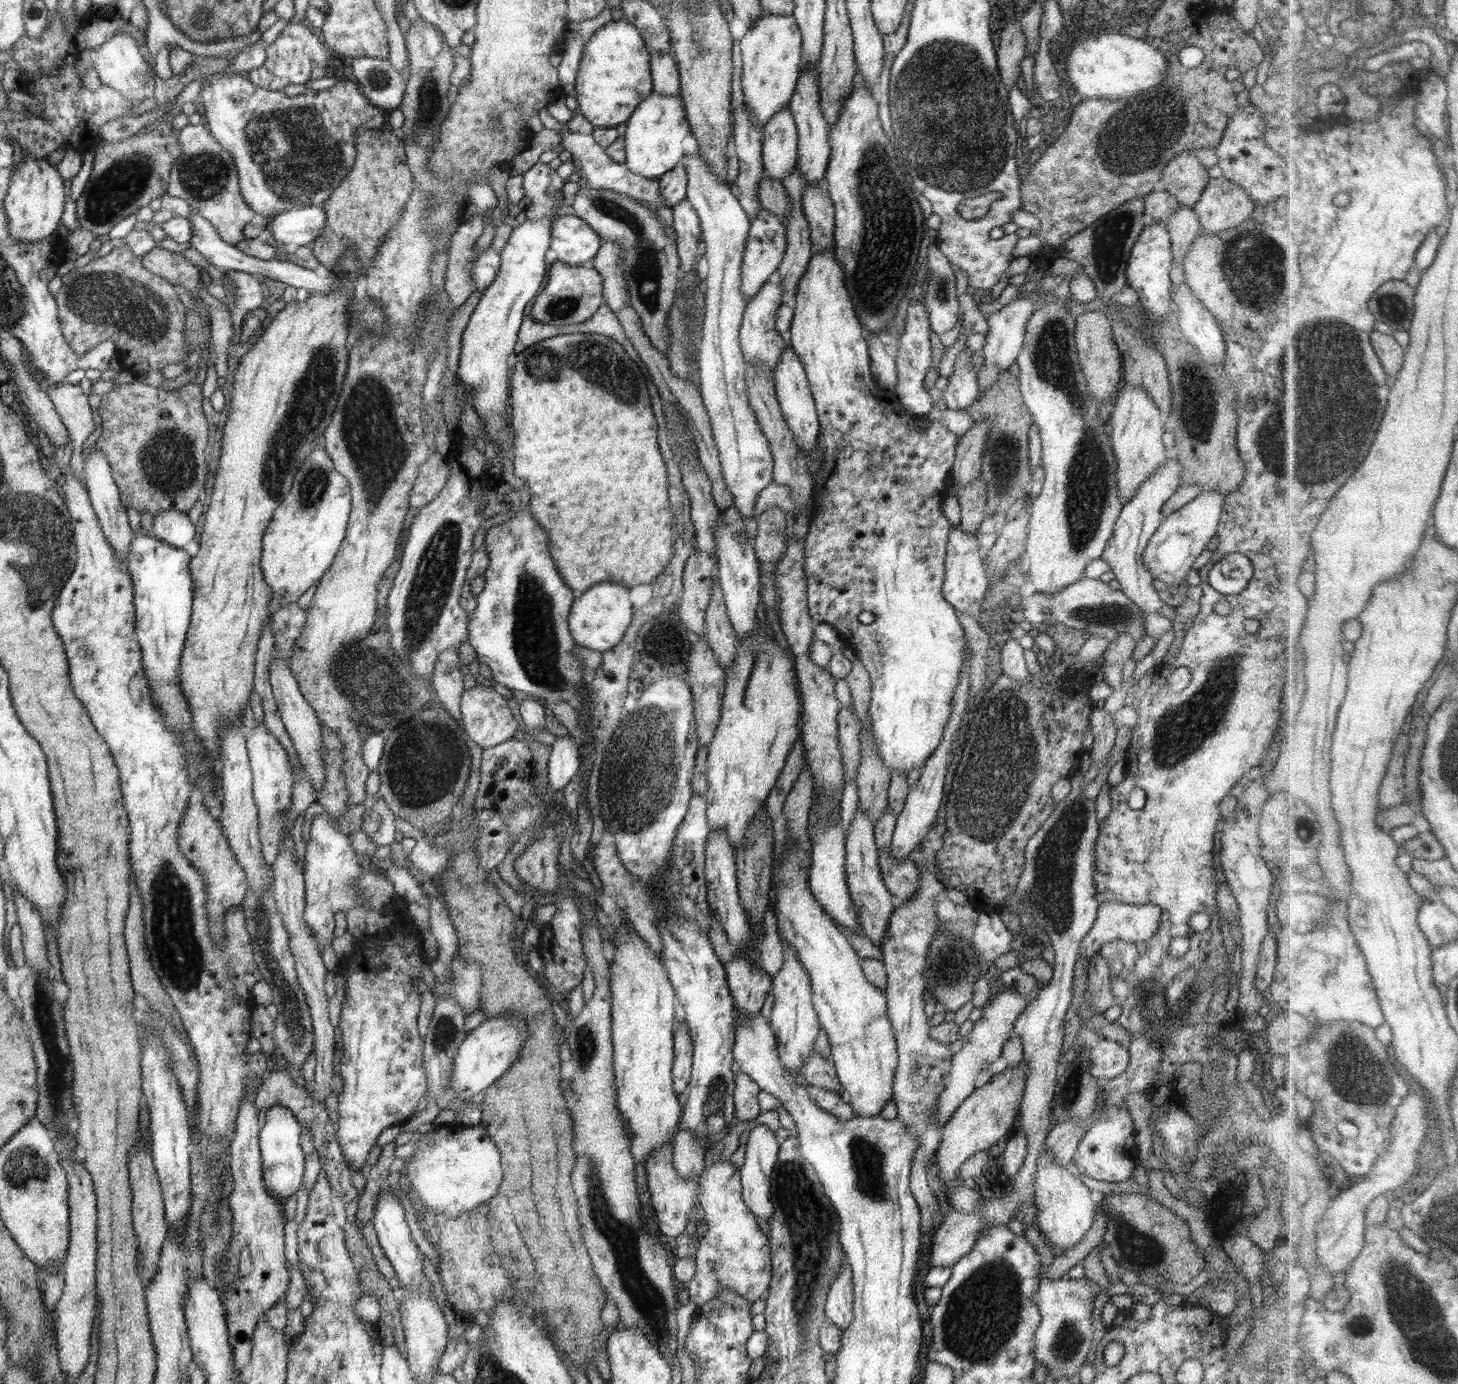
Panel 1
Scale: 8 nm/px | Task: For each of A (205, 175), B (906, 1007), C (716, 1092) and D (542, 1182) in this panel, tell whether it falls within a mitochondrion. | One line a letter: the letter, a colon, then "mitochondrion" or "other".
A: mitochondrion
B: other
C: mitochondrion
D: other

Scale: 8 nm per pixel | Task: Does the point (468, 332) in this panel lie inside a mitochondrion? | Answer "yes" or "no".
no

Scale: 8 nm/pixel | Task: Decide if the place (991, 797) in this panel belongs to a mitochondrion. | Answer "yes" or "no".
yes

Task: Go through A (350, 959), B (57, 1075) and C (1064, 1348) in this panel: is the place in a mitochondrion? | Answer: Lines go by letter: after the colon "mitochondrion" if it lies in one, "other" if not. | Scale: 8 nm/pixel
A: other
B: mitochondrion
C: mitochondrion

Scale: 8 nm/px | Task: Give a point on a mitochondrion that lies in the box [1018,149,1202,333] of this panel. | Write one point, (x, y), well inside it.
(1108, 240)

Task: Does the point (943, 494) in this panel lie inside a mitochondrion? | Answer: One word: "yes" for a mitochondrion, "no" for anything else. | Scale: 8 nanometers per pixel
no

